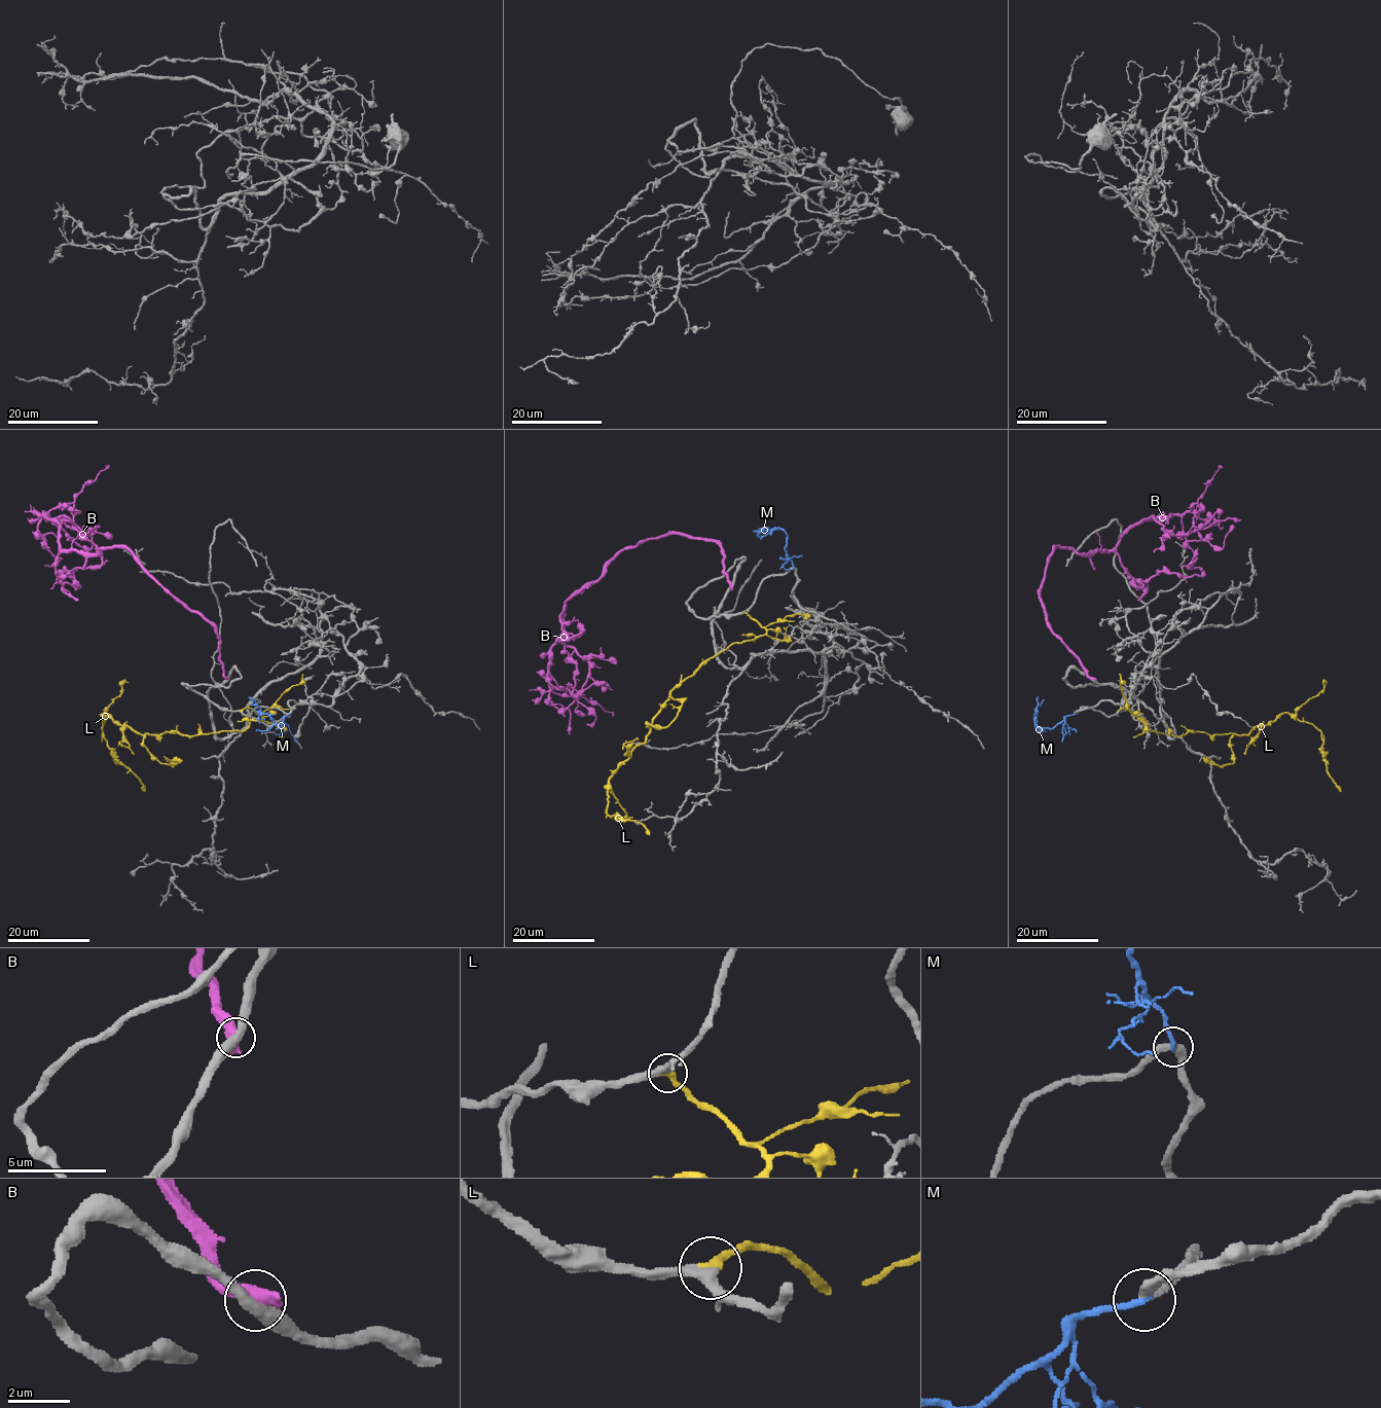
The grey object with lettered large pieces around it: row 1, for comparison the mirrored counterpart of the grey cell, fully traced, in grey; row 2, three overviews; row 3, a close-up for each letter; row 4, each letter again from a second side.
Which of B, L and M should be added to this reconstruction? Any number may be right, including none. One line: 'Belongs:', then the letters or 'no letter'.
Belongs: L

